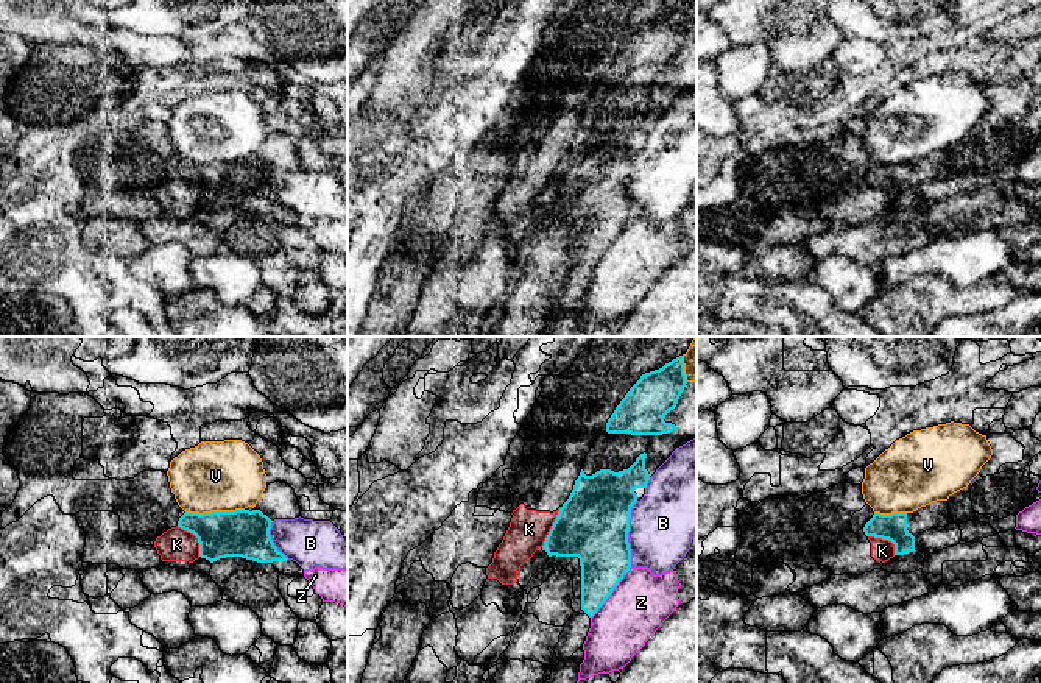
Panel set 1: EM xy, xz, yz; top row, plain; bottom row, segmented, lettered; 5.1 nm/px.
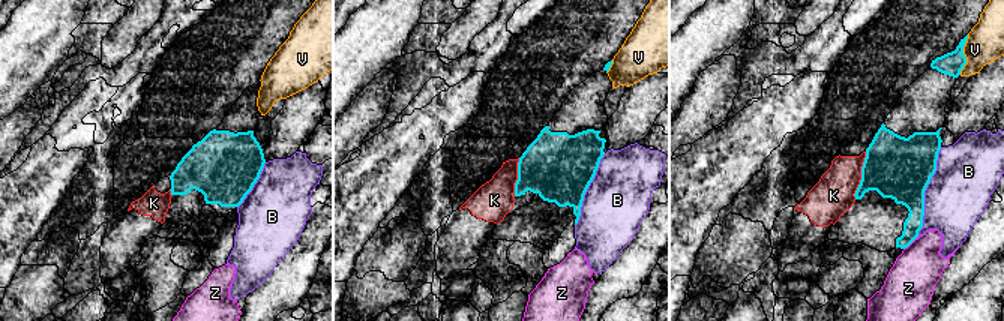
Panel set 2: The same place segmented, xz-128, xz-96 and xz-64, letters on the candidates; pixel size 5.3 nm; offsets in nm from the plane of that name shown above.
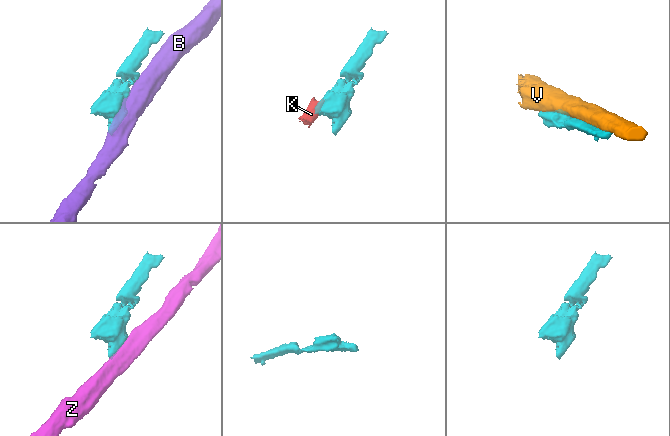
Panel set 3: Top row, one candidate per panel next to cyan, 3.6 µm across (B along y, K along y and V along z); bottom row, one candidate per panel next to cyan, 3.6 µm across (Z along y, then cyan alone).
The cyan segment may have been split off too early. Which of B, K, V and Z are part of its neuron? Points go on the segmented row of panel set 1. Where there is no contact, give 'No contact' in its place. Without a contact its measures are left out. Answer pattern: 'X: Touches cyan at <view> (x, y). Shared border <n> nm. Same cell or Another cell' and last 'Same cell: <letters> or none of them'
B: Touches cyan at xz (627, 535). Shared border 360 nm. Another cell
K: Touches cyan at xz (552, 527). Shared border 240 nm. Another cell
V: Touches cyan at xy (214, 512). Shared border 300 nm. Another cell
Z: Touches cyan at xz (610, 594). Shared border 320 nm. Another cell
Same cell: none of them

